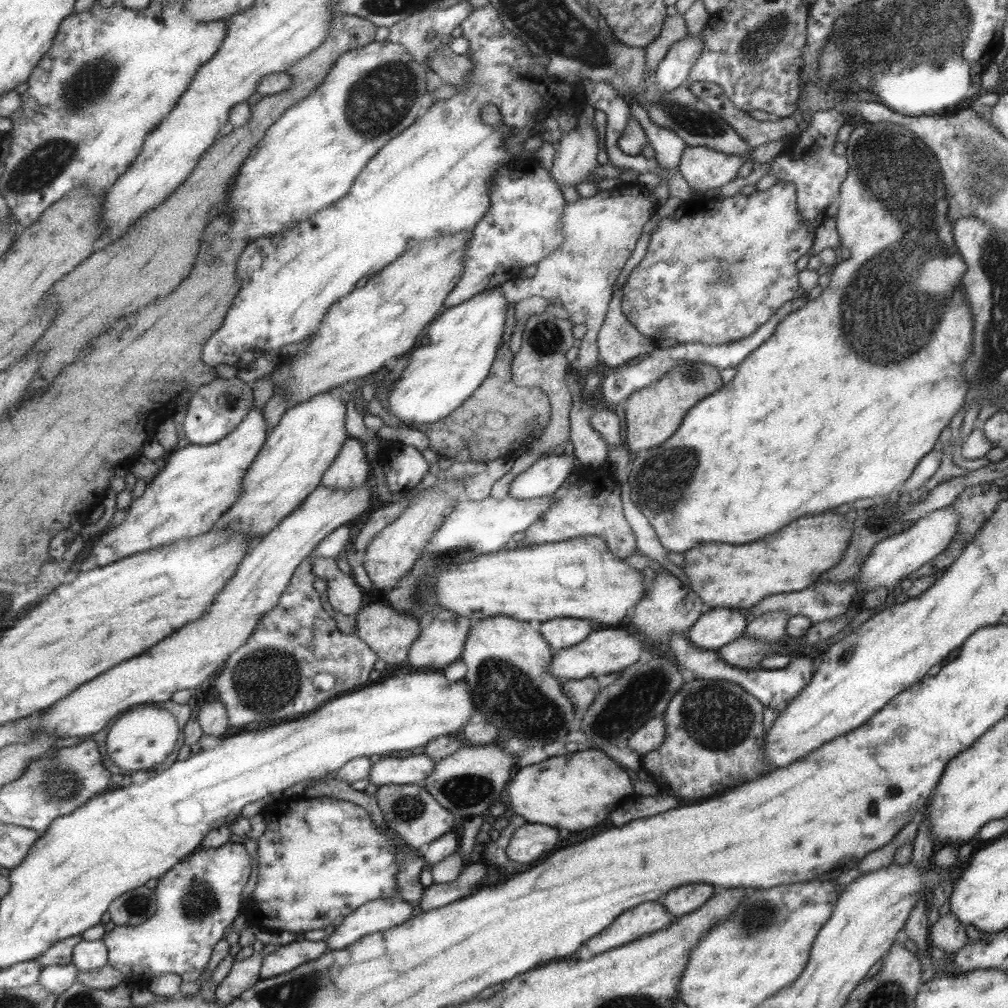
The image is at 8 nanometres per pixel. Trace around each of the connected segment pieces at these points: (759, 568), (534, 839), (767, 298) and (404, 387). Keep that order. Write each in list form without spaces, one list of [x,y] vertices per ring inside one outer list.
[[[831,510],[819,512],[815,516],[801,516],[783,526],[779,532],[771,534],[767,540],[755,540],[751,544],[711,544],[701,543],[684,553],[685,561],[682,571],[688,578],[692,592],[712,607],[747,608],[756,605],[769,594],[800,591],[818,580],[822,572],[826,572],[840,563],[841,556],[853,531],[853,522],[845,522],[843,514],[835,514]]]
[[[523,824],[510,834],[504,851],[509,860],[527,864],[551,852],[557,844],[557,836],[561,834],[545,824]]]
[[[779,182],[773,184],[763,191],[754,191],[749,195],[735,193],[727,198],[718,199],[711,194],[695,195],[682,201],[682,203],[670,215],[659,219],[650,235],[650,241],[646,247],[646,253],[640,262],[629,273],[625,284],[620,288],[621,310],[626,319],[637,329],[639,334],[651,338],[655,341],[673,338],[679,343],[693,342],[699,344],[725,344],[732,340],[739,340],[749,336],[759,328],[760,324],[767,322],[777,308],[785,304],[788,300],[793,300],[805,296],[805,291],[801,289],[798,281],[798,270],[795,261],[799,256],[804,255],[809,250],[813,242],[815,226],[808,226],[807,222],[802,222],[796,209],[796,188],[794,184]]]
[[[497,287],[489,288],[475,294],[469,300],[447,307],[427,325],[426,336],[428,340],[418,343],[407,357],[407,365],[392,383],[388,391],[387,411],[398,418],[401,424],[410,426],[411,423],[425,424],[434,423],[447,416],[453,415],[453,411],[466,402],[473,391],[482,383],[487,376],[491,363],[496,355],[496,350],[502,344],[503,324],[505,324],[505,310],[508,302],[503,293]]]

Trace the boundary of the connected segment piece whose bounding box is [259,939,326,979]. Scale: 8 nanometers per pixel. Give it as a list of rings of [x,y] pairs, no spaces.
[[[324,939],[293,941],[286,945],[276,945],[271,953],[264,955],[259,972],[260,979],[269,979],[289,972],[308,960],[319,958],[326,950]]]

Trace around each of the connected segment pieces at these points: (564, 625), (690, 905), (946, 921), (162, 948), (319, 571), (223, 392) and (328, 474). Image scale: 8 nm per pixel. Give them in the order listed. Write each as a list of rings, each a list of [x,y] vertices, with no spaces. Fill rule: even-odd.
[[[558,618],[547,620],[539,626],[539,633],[553,652],[581,642],[597,626],[587,620]]]
[[[691,883],[667,891],[658,902],[673,916],[683,916],[699,908],[713,894],[713,884]]]
[[[950,912],[939,917],[928,929],[930,944],[942,950],[947,957],[959,952],[968,943],[966,928]]]
[[[229,840],[217,848],[198,848],[181,859],[157,884],[158,911],[140,925],[118,925],[102,939],[110,949],[109,964],[125,974],[129,986],[142,987],[162,974],[203,972],[213,946],[241,914],[241,890],[251,870],[242,841]]]
[[[315,559],[312,572],[316,579],[325,578],[325,594],[335,611],[345,616],[356,614],[361,608],[365,591],[357,585],[351,574],[343,574],[333,559]]]
[[[216,377],[210,383],[203,384],[194,392],[185,409],[182,421],[182,434],[190,443],[204,445],[214,443],[227,436],[254,406],[250,385],[232,377]]]
[[[348,436],[337,456],[321,475],[319,485],[329,489],[353,489],[370,480],[371,464],[358,440]]]

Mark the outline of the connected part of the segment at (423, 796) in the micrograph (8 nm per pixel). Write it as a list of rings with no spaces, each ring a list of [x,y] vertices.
[[[386,784],[373,789],[373,793],[386,828],[398,834],[409,848],[423,849],[453,826],[453,815],[439,806],[421,784]]]

